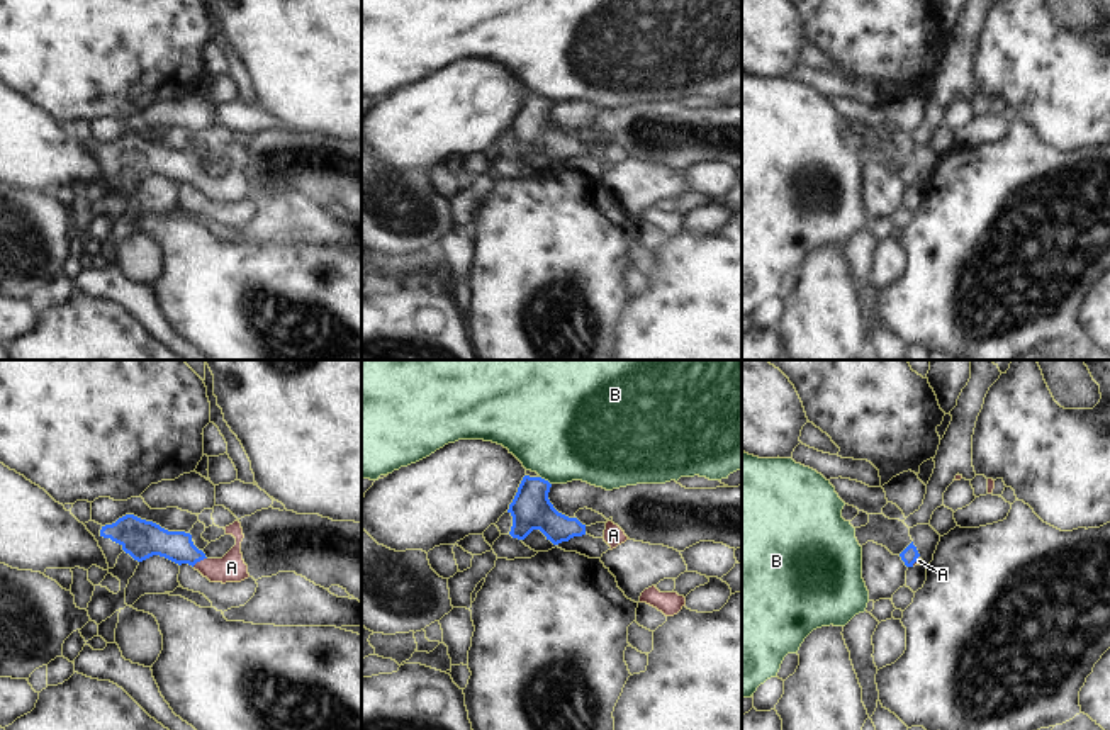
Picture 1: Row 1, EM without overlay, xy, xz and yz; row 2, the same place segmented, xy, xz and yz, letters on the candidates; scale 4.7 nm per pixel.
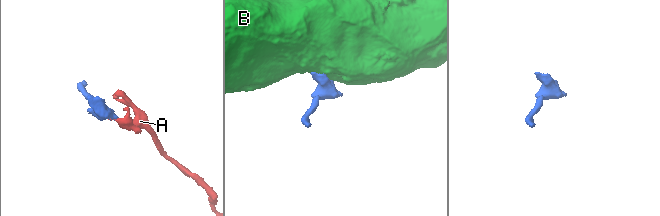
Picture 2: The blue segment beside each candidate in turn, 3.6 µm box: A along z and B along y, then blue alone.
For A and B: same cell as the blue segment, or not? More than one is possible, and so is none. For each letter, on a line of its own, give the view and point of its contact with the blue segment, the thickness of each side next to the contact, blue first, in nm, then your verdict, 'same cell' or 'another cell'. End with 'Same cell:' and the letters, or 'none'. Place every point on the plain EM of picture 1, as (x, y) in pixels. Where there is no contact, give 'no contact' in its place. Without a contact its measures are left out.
A: xy (199, 180) | 150/140 nm | same cell
B: xz (543, 99) | 190/480 nm | another cell
Same cell: A

